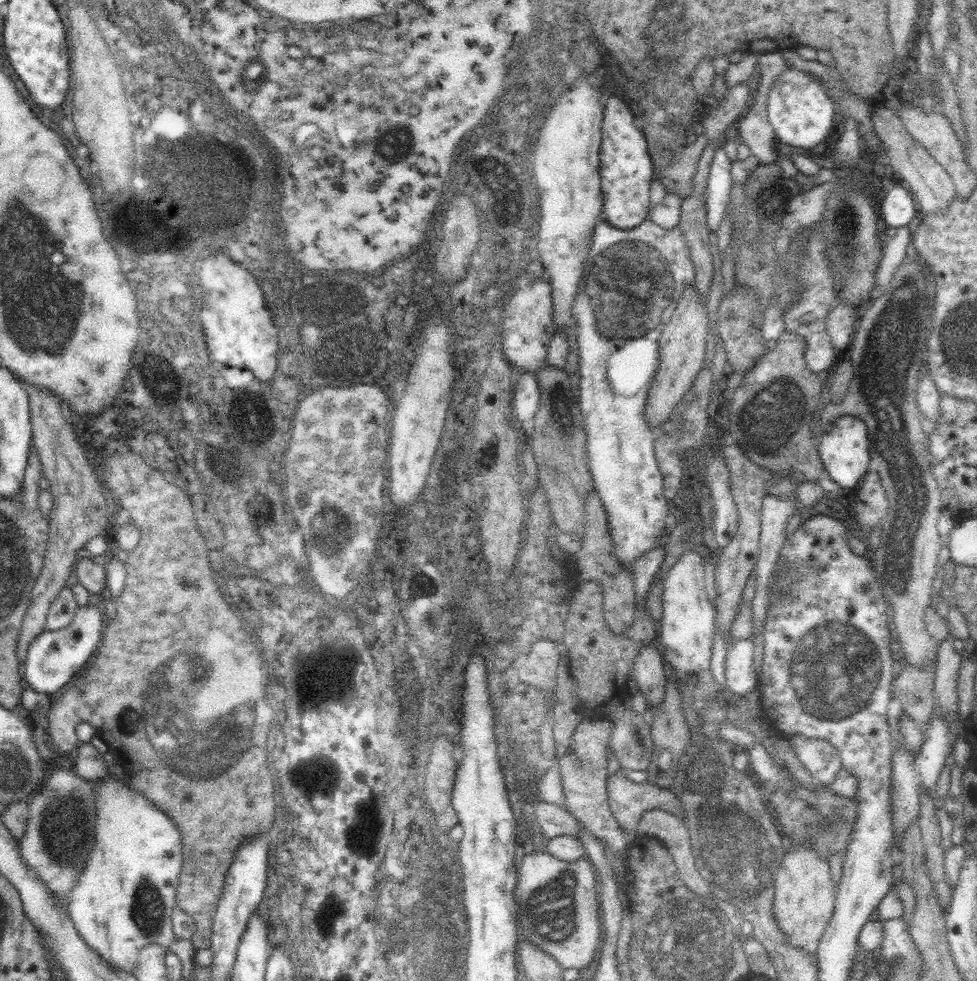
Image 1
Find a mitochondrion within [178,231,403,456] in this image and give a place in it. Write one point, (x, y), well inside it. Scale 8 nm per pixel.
(252, 286)

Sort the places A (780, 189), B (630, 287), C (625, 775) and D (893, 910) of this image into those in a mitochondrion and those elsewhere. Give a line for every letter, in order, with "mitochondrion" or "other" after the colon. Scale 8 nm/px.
A: other
B: mitochondrion
C: other
D: other

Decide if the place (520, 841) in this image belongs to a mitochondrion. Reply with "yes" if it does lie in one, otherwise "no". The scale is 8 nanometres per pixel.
no

